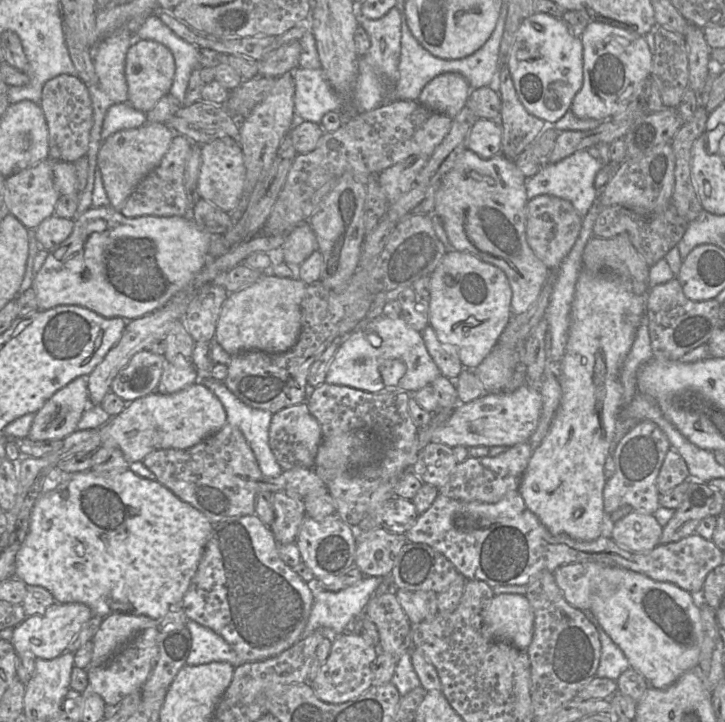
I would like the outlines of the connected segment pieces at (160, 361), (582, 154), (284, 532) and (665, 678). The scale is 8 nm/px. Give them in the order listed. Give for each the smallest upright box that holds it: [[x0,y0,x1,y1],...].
[[110,350,165,403],[526,149,603,218],[269,491,306,545],[591,567,703,689]]

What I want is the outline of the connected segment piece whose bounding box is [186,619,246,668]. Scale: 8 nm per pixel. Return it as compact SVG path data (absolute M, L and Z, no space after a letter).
M188 619L186 627L192 637L192 646L187 657L188 666L211 662L228 662L235 668L246 663L239 658L233 648L217 633Z

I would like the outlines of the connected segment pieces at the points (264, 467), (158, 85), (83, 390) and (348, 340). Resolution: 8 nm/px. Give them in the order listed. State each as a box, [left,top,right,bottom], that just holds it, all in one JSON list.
[[200,377,283,478],[125,39,175,113],[29,377,89,440],[325,315,440,393]]

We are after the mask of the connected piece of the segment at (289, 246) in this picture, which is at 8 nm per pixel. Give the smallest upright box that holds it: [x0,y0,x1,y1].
[282,222,318,265]

